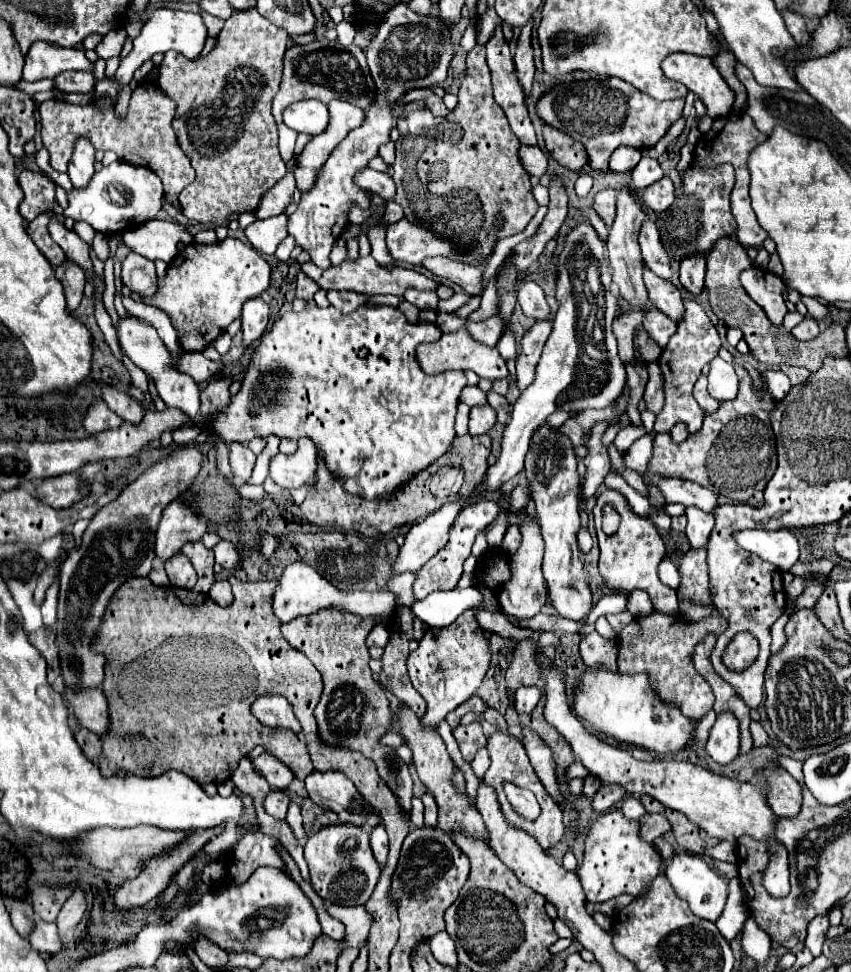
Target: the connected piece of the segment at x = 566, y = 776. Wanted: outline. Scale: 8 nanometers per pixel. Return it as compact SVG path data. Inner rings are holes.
M573 762L571 766L567 766L565 768L565 772L563 772L563 782L569 782L569 780L573 780L573 778L585 778L587 774L585 774L585 768L581 766L581 762Z

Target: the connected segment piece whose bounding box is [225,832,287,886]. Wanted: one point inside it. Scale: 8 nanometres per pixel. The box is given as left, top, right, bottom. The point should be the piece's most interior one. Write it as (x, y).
(256, 849)

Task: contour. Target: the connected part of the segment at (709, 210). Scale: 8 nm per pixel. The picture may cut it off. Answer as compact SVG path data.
M689 166L683 176L683 196L677 196L671 212L659 214L659 230L661 240L665 242L669 254L677 260L695 254L695 252L709 252L717 238L735 232L735 218L731 214L729 196L733 190L735 172L733 166L715 166L707 170L699 170L697 166Z

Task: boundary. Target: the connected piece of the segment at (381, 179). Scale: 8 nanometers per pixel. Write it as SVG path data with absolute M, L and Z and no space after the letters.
M363 168L363 170L359 170L355 174L355 184L361 186L363 190L373 190L373 192L381 194L387 200L395 196L395 182L385 172L377 172L377 170L371 170L371 168Z

